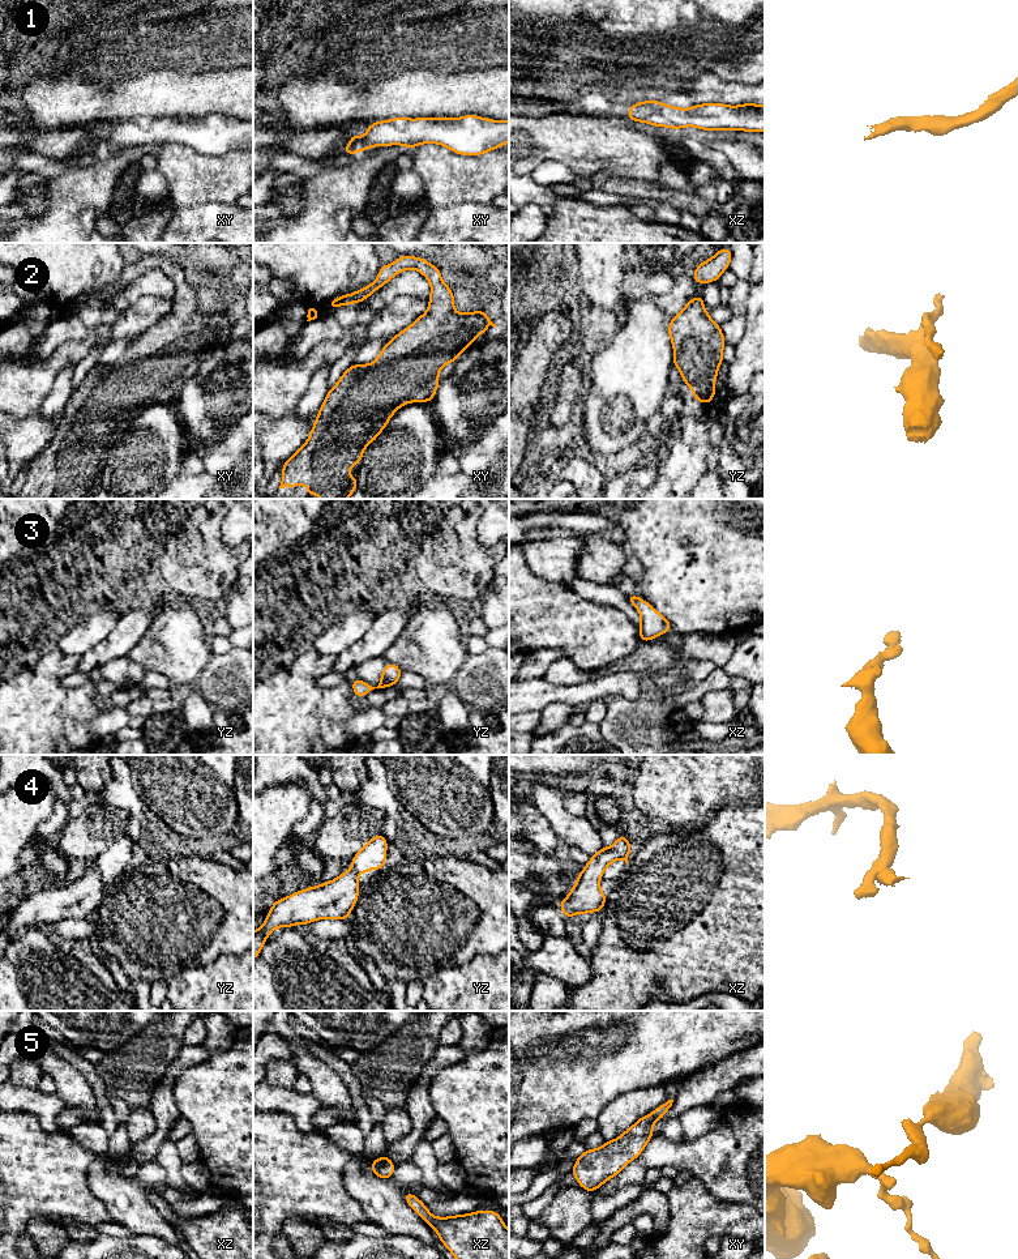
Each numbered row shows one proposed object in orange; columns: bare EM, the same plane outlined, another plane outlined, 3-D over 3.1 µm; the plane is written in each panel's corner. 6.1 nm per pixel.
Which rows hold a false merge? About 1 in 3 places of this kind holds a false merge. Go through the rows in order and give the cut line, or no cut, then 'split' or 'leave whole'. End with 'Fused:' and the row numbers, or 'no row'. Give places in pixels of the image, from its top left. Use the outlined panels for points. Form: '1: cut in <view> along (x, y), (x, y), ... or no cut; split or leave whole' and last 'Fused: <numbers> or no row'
1: no cut; leave whole
2: no cut; leave whole
3: no cut; leave whole
4: cut in yz along (351, 867), (356, 878); split
5: no cut; leave whole
Fused: 4

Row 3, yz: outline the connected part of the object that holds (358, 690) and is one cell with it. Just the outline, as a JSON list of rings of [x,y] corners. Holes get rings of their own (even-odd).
[[[386,663],[377,687],[372,687],[364,680],[352,678],[352,691],[356,697],[363,697],[375,688],[385,688],[397,684],[401,674],[402,670],[395,663]]]

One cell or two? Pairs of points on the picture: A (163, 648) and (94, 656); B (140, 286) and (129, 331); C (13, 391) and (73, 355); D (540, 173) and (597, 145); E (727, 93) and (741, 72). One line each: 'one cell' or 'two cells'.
A: two cells
B: two cells
C: one cell
D: two cells
E: two cells

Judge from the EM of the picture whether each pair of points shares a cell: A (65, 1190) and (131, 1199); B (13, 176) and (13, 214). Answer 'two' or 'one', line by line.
A: two
B: two

